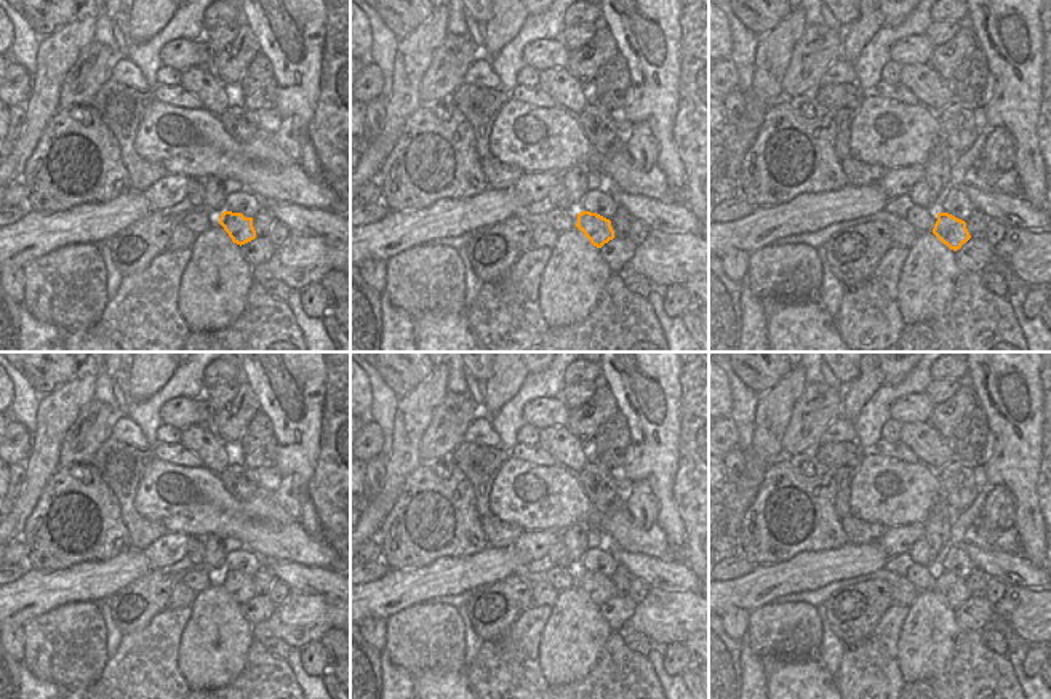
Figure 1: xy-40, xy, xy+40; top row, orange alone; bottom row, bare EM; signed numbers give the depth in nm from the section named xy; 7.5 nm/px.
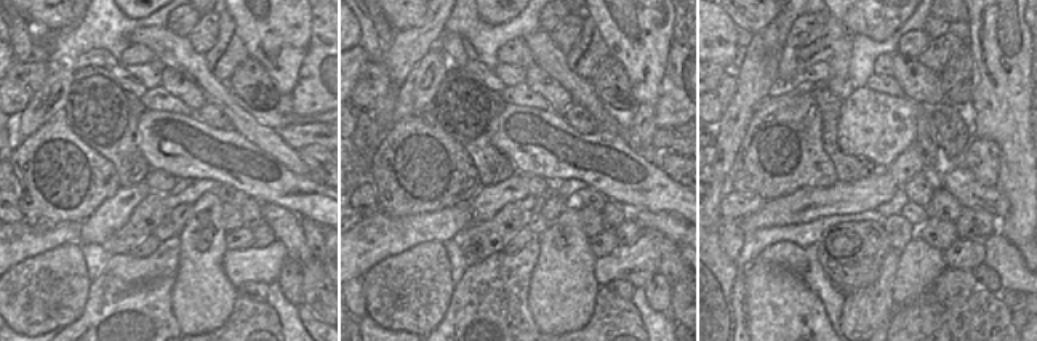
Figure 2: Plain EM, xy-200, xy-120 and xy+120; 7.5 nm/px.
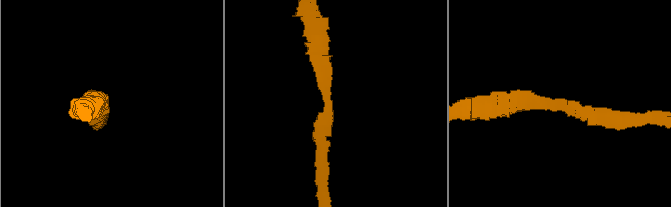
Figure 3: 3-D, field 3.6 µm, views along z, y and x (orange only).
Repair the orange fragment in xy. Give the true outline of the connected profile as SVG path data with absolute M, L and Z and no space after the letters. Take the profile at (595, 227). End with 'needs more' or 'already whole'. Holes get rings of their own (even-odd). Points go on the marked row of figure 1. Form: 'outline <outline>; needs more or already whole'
outline M579 213L576 227L582 230L590 243L597 248L601 248L605 243L614 238L611 221L597 213Z; already whole

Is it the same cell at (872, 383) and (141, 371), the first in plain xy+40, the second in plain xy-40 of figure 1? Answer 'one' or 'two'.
one

